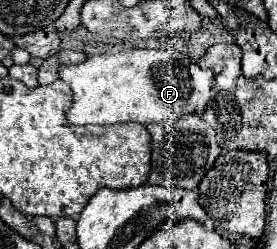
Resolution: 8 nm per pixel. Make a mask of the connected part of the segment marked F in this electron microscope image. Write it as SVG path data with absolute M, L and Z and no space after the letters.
M196 30L191 34L187 34L187 31L180 33L178 45L176 45L176 33L160 39L146 39L146 49L142 49L144 47L142 39L138 39L138 43L140 45L134 45L132 41L132 51L126 51L126 53L90 55L86 61L78 65L60 65L60 71L58 71L60 79L68 83L70 89L74 91L72 107L68 109L68 115L66 115L72 125L88 125L88 123L112 125L112 123L126 123L126 121L150 125L150 123L160 123L168 119L178 119L184 113L206 109L206 103L210 101L210 87L214 83L214 75L212 75L212 69L202 69L198 65L200 57L208 51L208 37L202 31Z

